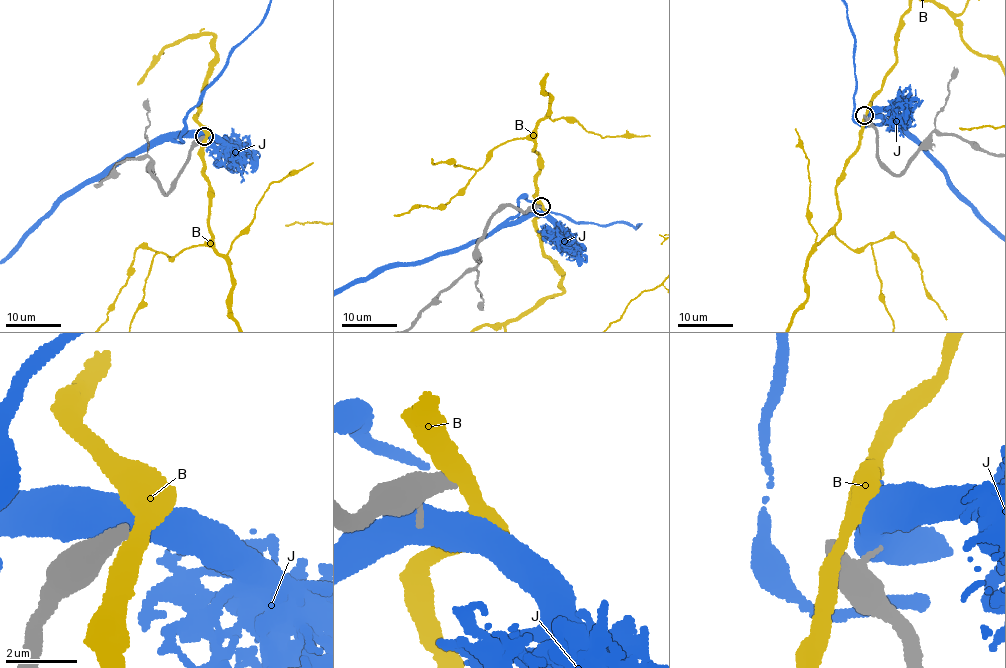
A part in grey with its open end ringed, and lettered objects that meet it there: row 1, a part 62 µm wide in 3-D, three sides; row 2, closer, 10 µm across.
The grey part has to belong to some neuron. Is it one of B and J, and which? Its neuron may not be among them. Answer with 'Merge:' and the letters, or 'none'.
Merge: none

